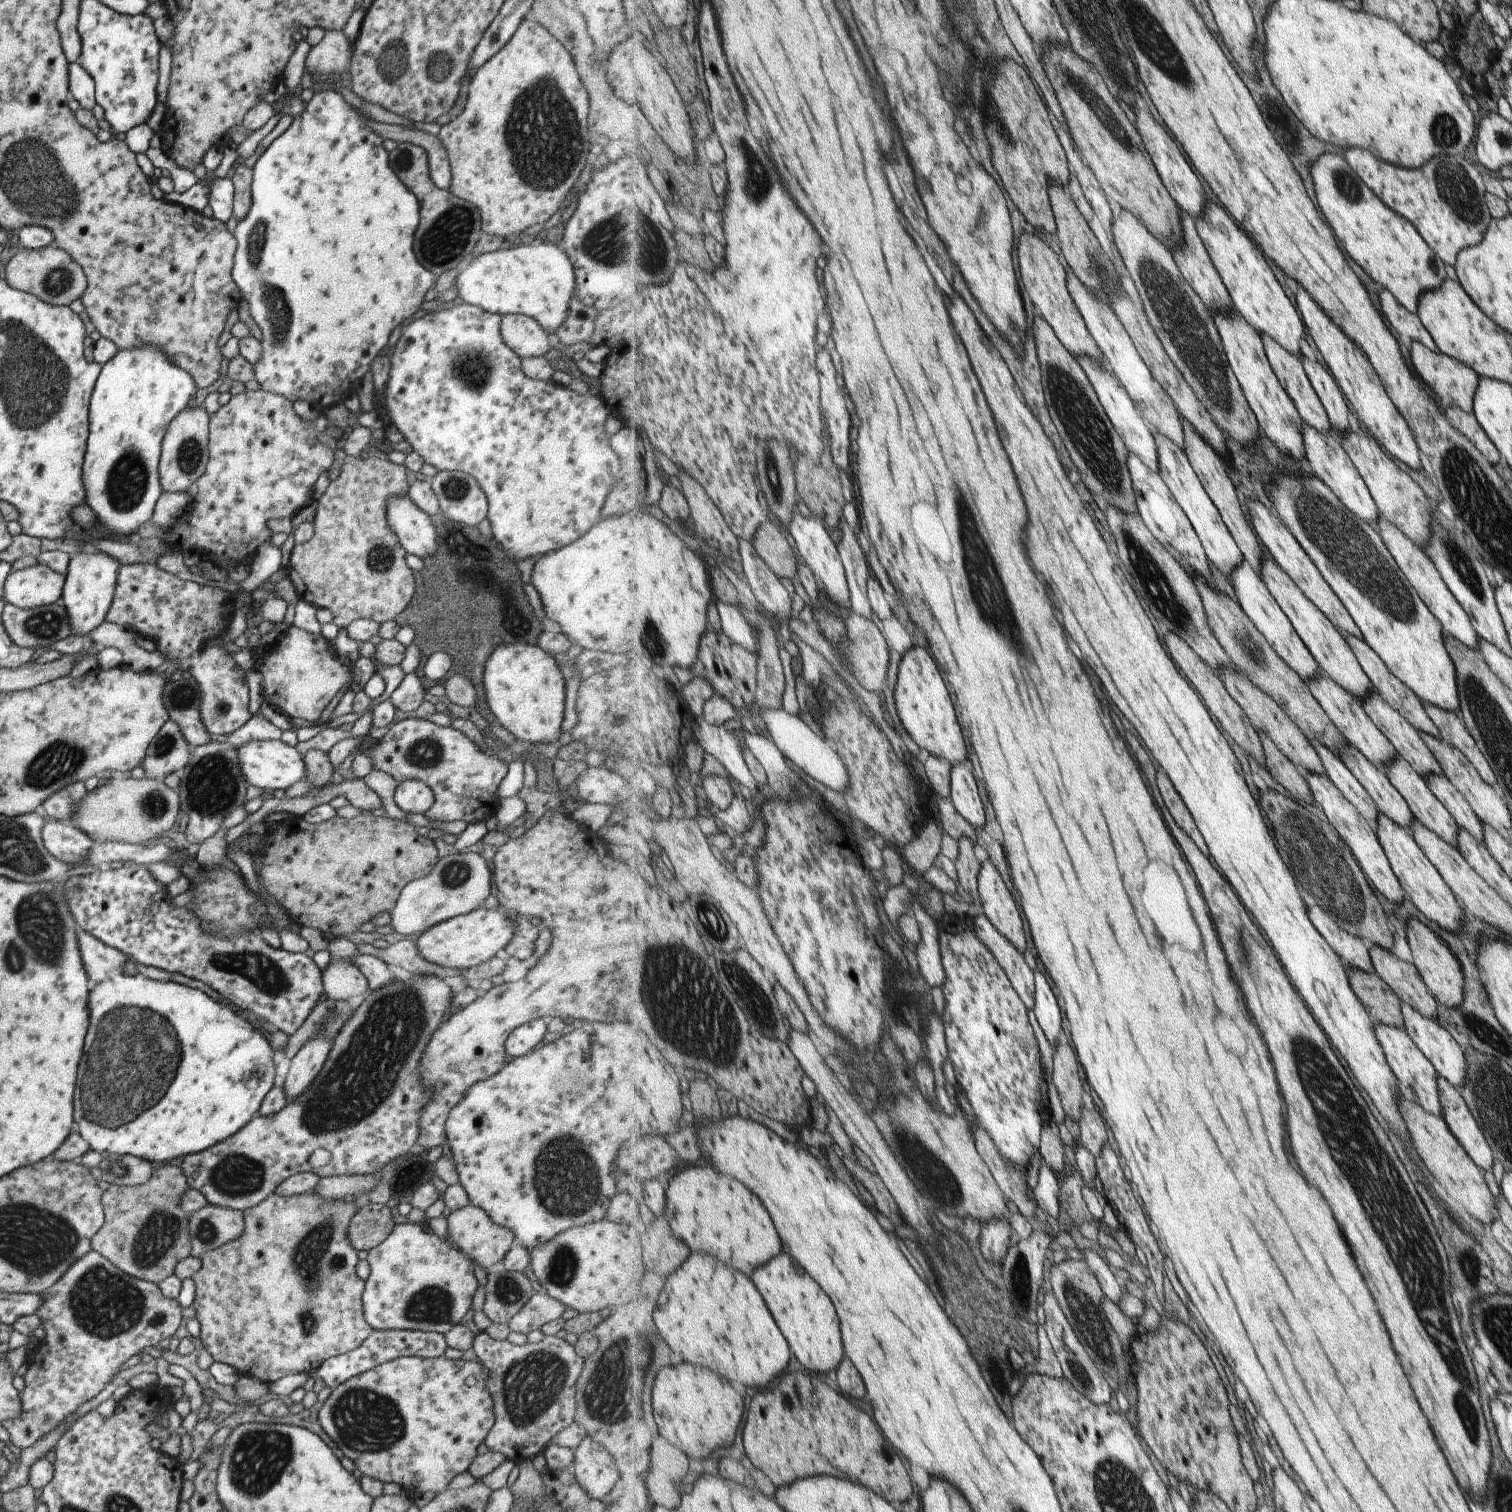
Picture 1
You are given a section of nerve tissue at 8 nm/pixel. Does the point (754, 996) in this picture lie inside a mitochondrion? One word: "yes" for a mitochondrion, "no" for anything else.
yes

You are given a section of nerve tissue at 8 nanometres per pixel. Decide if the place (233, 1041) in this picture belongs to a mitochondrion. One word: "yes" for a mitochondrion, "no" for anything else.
no

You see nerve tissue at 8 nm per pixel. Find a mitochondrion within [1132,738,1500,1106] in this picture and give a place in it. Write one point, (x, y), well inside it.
(1324, 865)

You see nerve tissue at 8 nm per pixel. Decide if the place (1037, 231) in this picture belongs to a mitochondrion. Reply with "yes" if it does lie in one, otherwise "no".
no

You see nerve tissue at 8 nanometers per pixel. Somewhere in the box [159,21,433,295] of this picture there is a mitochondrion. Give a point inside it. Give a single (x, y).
(390, 65)

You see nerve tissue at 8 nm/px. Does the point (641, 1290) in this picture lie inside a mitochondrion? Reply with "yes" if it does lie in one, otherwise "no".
no

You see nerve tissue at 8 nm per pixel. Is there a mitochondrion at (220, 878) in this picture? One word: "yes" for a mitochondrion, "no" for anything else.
no

